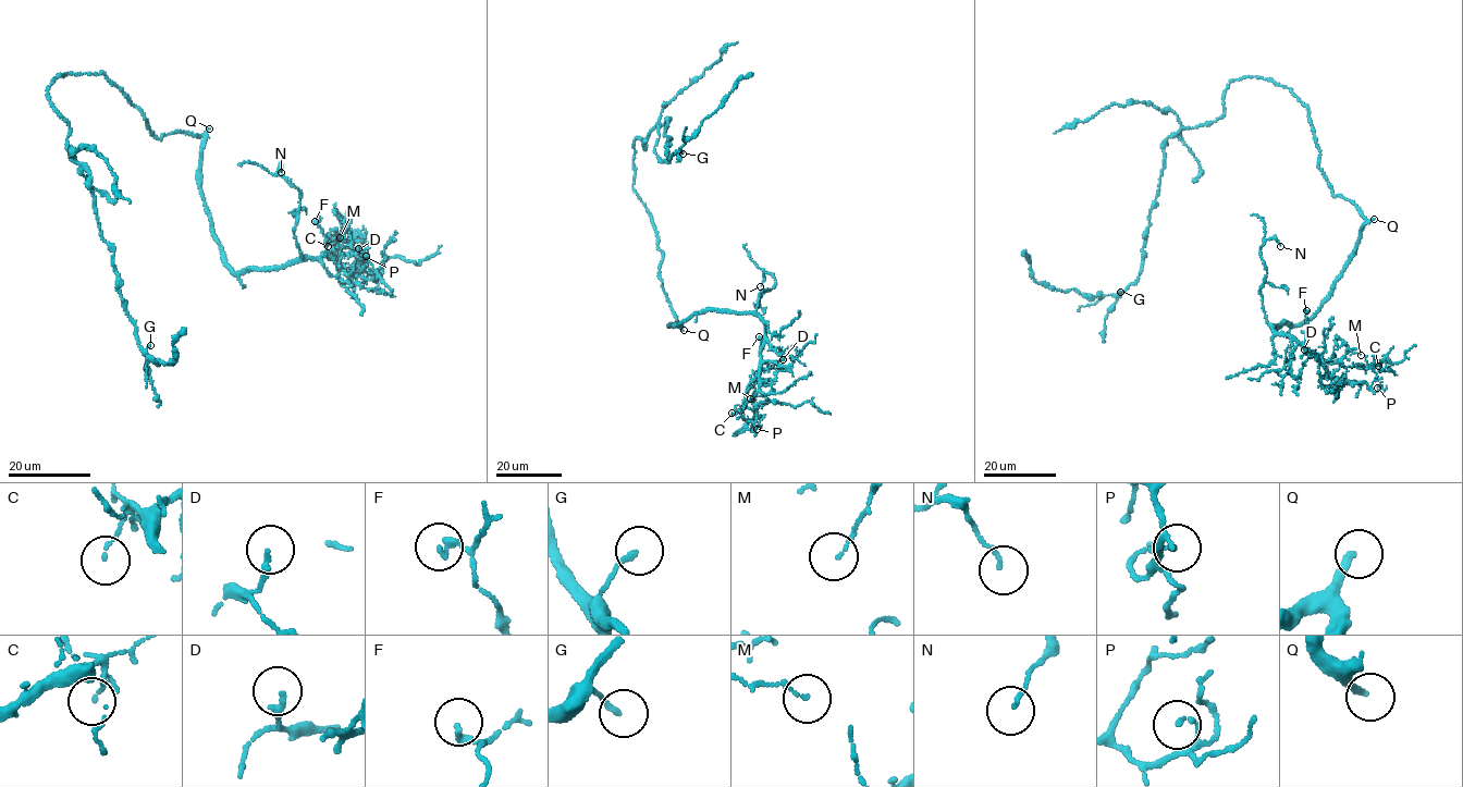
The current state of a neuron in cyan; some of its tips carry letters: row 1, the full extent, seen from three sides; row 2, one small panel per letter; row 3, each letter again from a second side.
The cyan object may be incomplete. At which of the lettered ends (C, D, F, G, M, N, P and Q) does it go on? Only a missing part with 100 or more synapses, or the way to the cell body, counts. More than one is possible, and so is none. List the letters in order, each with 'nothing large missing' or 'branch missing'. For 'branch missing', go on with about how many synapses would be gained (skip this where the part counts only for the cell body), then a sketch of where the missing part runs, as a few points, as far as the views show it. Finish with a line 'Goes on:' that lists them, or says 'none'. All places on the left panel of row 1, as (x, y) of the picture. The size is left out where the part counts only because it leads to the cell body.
C: nothing large missing
D: nothing large missing
F: nothing large missing
G: nothing large missing
M: nothing large missing
N: nothing large missing
P: nothing large missing
Q: branch missing
Goes on: Q

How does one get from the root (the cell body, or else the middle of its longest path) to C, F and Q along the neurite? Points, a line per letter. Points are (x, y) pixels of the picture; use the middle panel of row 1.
C: (656, 238), (662, 290), (680, 326), (668, 327), (712, 310), (750, 312), (765, 326), (760, 370), (732, 413)
F: (656, 238), (662, 290), (680, 326), (668, 327), (710, 310), (750, 312), (765, 326), (761, 348), (759, 336)
Q: (656, 238), (663, 257), (658, 272), (662, 290), (677, 326), (684, 330)

